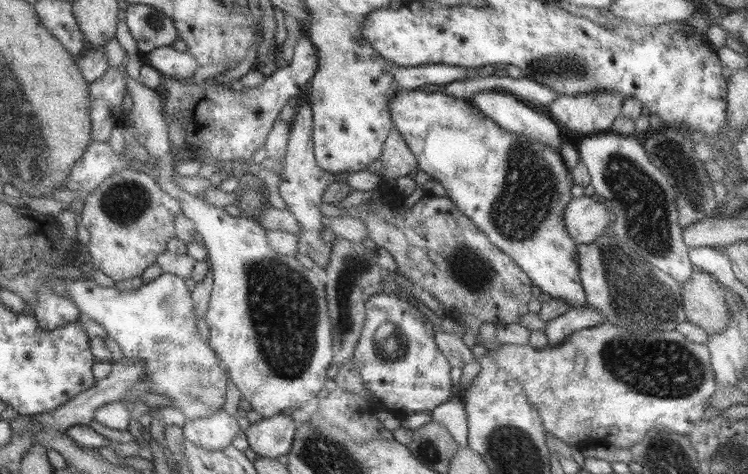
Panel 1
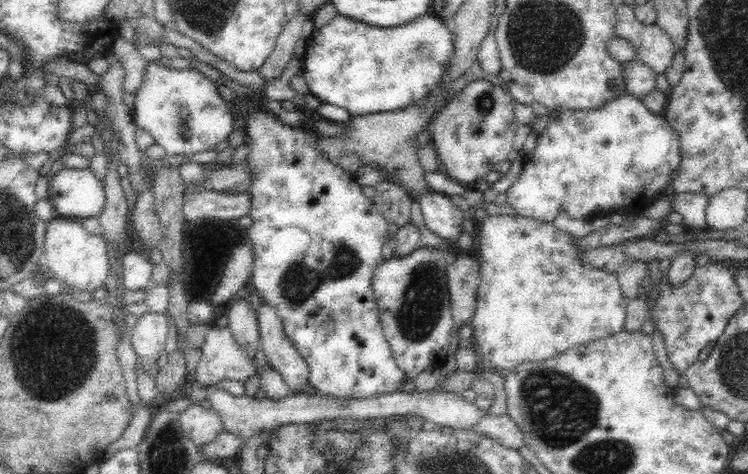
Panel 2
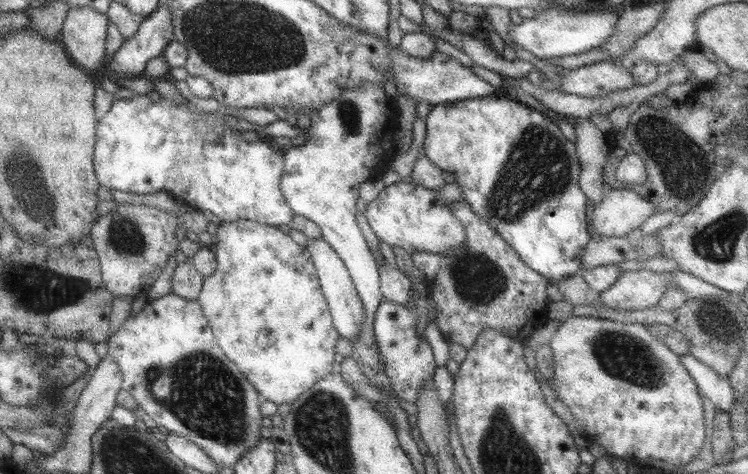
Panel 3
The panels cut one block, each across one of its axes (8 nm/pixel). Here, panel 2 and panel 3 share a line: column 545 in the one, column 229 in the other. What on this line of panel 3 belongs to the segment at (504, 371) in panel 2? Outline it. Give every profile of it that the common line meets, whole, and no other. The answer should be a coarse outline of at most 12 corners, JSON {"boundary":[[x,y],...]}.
{"boundary":[[221,222],[196,299],[263,400],[339,359],[309,250]]}

